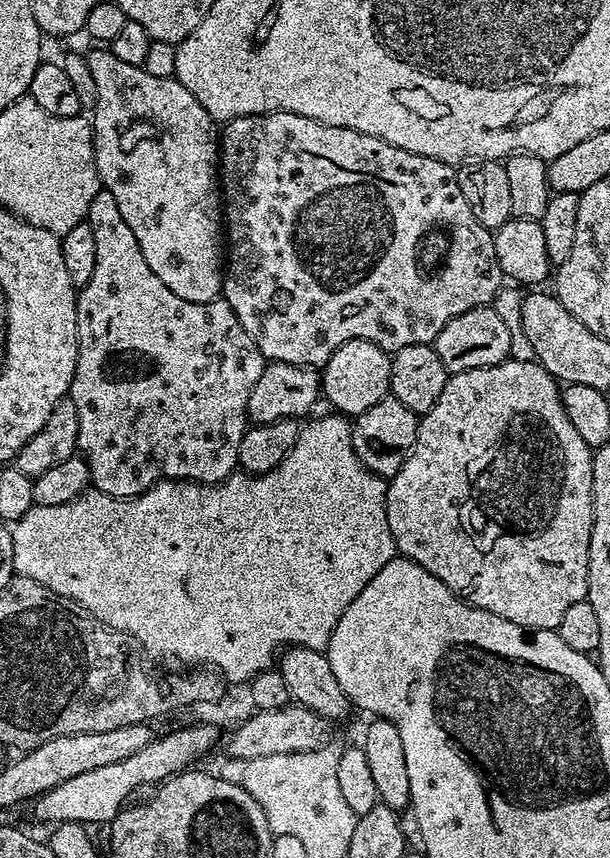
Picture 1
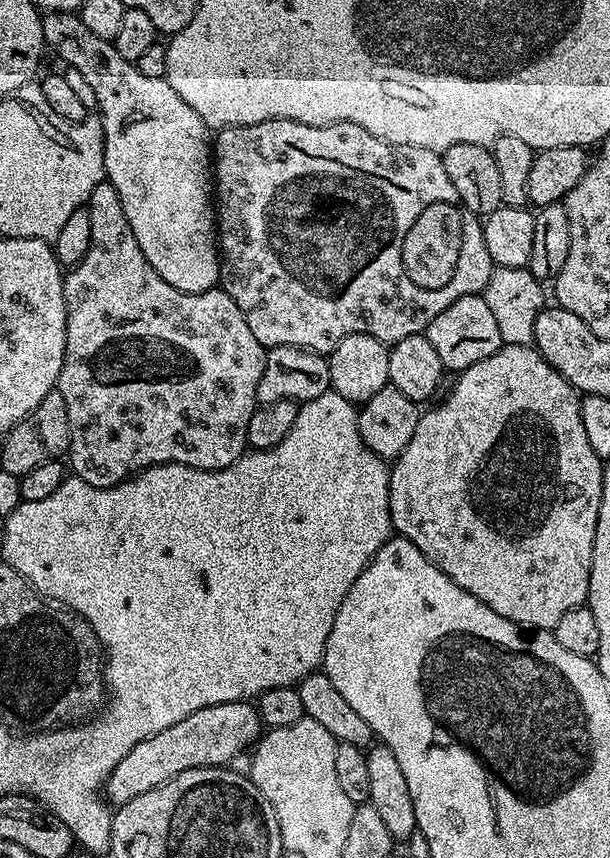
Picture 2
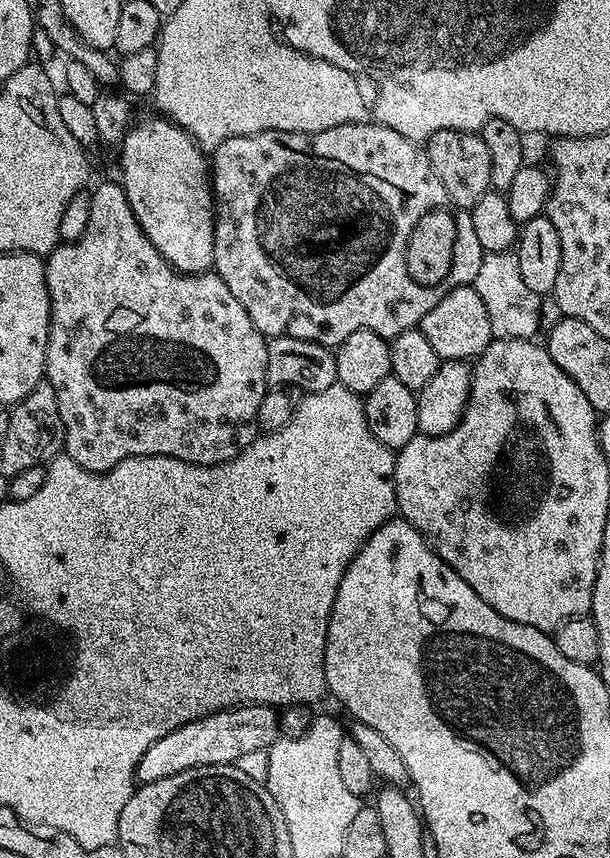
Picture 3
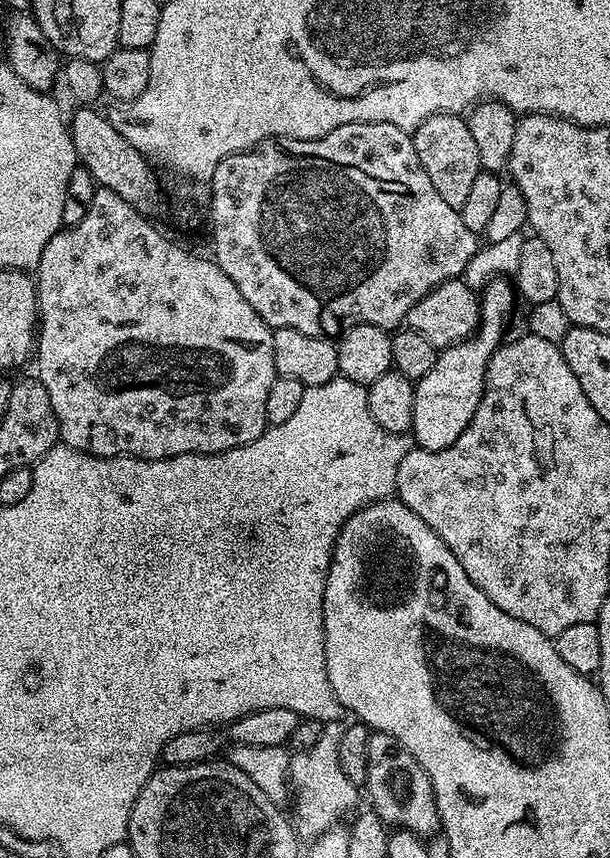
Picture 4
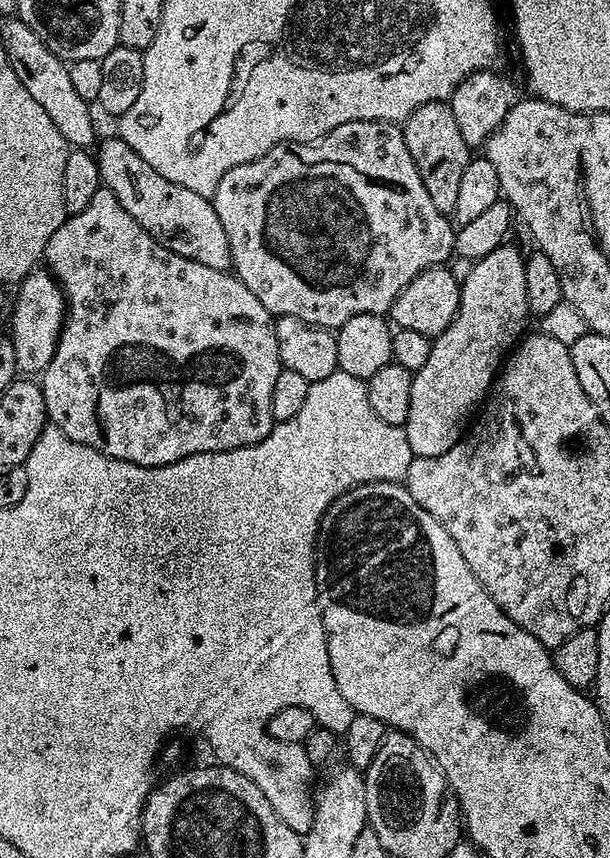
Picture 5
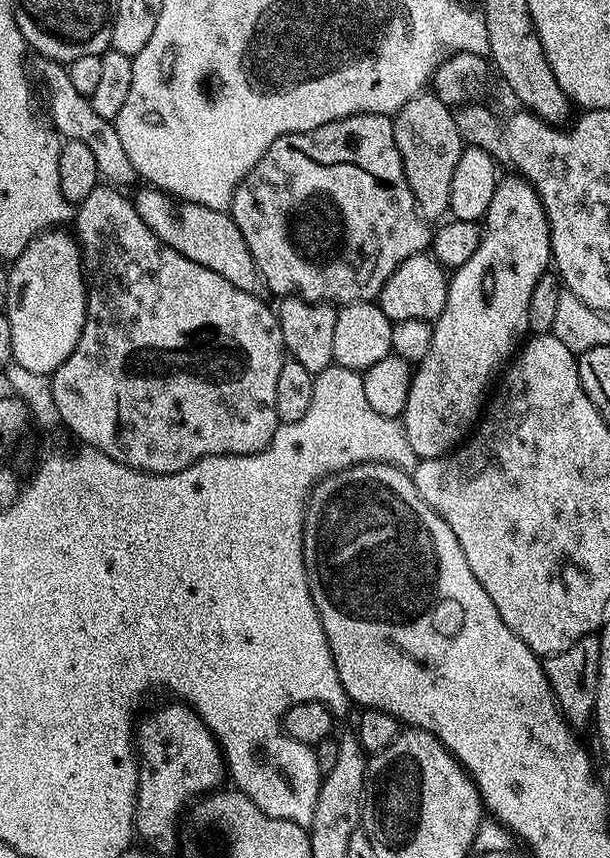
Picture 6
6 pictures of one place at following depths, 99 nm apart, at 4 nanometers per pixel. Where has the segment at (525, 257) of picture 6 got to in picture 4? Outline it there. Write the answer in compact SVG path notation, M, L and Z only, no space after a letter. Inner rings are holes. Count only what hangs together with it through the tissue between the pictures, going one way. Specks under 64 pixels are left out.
M495 278L484 284L480 297L480 324L476 328L475 334L467 336L462 342L454 346L437 351L434 366L430 366L430 371L415 381L414 390L414 418L410 429L411 439L415 447L426 450L446 450L458 442L462 430L470 426L474 418L474 410L478 410L478 402L484 393L484 379L490 358L500 349L500 345L505 343L506 335L504 331L508 328L508 319L512 316L512 311L518 305L518 293L513 281L508 278Z

